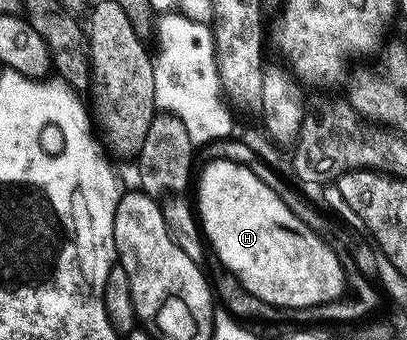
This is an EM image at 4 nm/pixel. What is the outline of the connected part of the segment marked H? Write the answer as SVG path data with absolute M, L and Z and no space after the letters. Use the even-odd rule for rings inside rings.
M212 159L207 163L209 165L200 173L194 196L198 224L207 248L211 252L213 249L214 257L236 277L238 283L251 295L278 307L313 307L314 304L339 299L345 288L343 269L329 242L294 215L282 199L241 162Z

